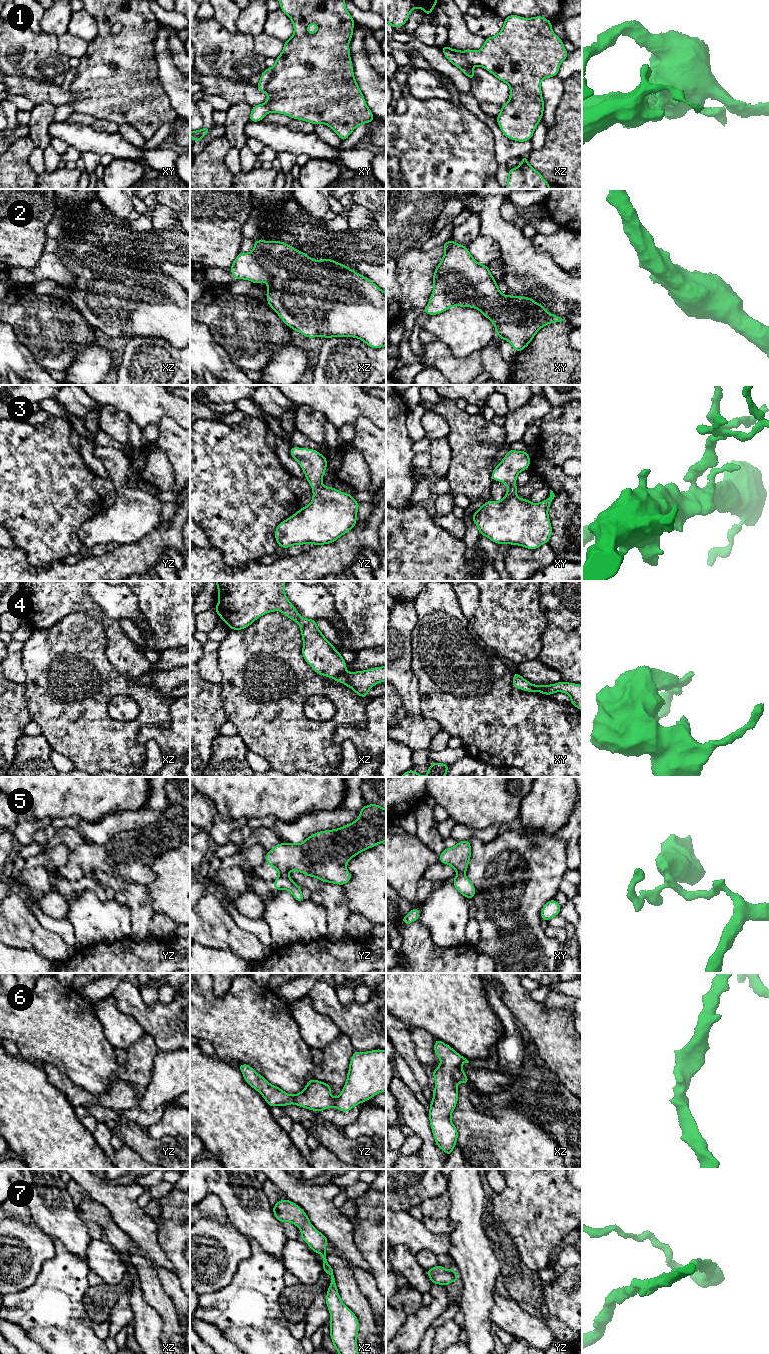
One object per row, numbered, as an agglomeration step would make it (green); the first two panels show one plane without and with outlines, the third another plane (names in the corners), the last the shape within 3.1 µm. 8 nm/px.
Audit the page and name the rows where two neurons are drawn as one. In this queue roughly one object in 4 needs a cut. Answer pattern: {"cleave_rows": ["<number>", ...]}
{"cleave_rows": ["1", "4", "5"]}

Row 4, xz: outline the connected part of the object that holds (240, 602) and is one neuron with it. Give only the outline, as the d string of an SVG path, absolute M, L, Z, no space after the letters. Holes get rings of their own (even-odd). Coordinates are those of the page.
M215 581L218 588L218 601L214 610L219 617L229 625L231 630L242 630L250 626L256 619L264 614L281 611L289 619L297 622L300 626L300 631L303 639L302 656L304 660L313 668L313 670L320 675L335 678L339 674L345 672L347 664L344 661L342 654L338 653L334 645L329 642L322 632L317 627L314 619L306 619L299 615L298 611L288 600L285 594L285 582L286 581Z

